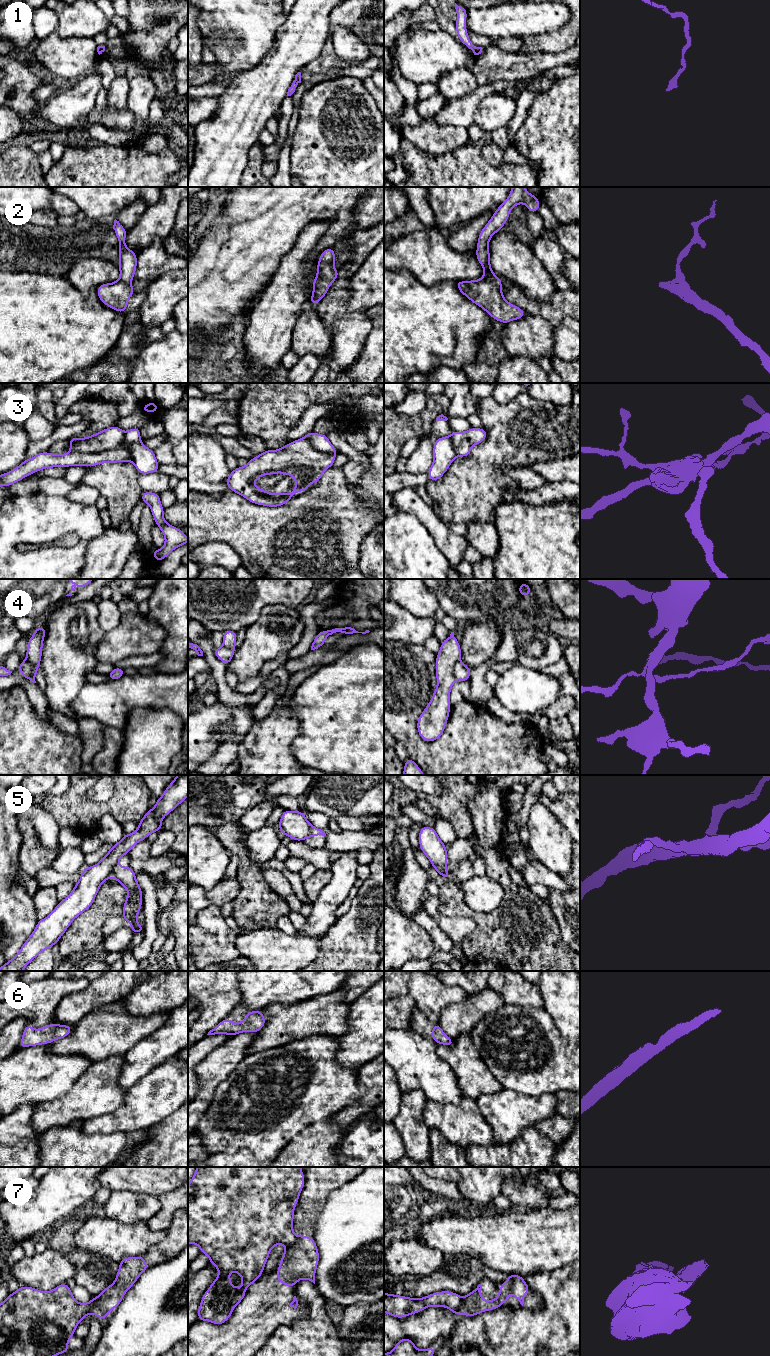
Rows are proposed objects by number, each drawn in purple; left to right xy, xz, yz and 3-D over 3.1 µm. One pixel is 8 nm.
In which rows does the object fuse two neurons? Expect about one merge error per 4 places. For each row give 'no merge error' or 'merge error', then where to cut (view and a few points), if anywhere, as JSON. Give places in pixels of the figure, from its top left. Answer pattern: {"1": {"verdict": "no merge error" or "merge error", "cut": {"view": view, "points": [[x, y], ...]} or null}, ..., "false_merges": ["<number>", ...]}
{"1": {"verdict": "no merge error", "cut": null}, "2": {"verdict": "no merge error", "cut": null}, "3": {"verdict": "merge error", "cut": {"view": "xy", "points": [[71, 452], [102, 452], [116, 448], [126, 448], [133, 461]]}}, "4": {"verdict": "merge error", "cut": {"view": "yz", "points": [[459, 660], [454, 665], [455, 679]]}}, "5": {"verdict": "merge error", "cut": {"view": "xy", "points": [[116, 864], [111, 875]]}}, "6": {"verdict": "no merge error", "cut": null}, "7": {"verdict": "merge error", "cut": {"view": "xz", "points": [[298, 1236], [293, 1243], [286, 1247]]}}, "false_merges": ["3", "4", "5", "7"]}

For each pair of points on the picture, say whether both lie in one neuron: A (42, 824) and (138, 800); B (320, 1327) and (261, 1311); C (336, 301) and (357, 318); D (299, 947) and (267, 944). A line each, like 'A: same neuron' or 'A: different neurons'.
A: different neurons
B: different neurons
C: same neuron
D: same neuron

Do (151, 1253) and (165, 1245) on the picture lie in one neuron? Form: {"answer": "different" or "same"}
{"answer": "same"}

